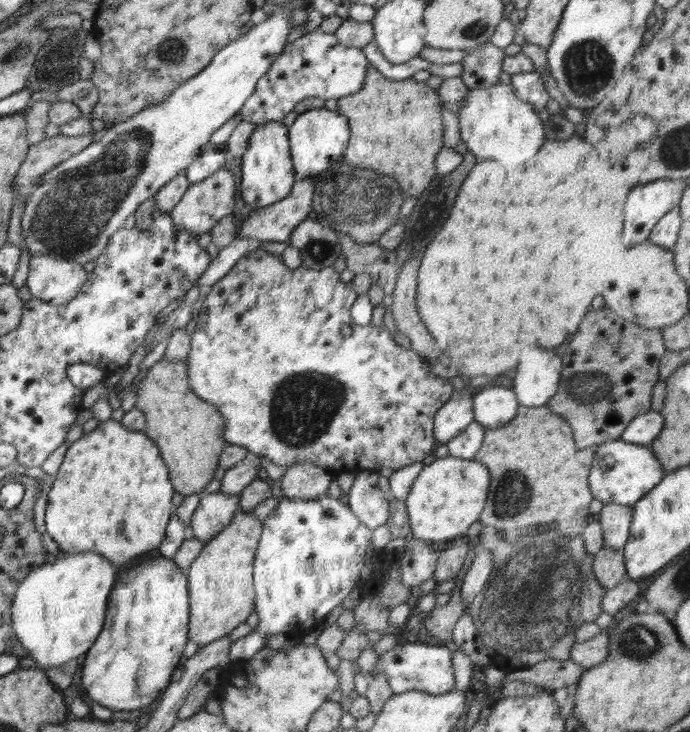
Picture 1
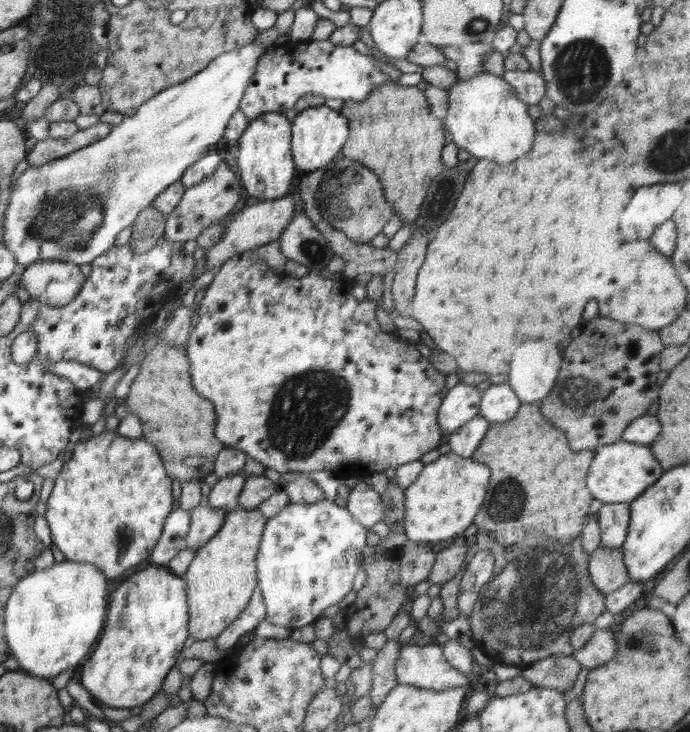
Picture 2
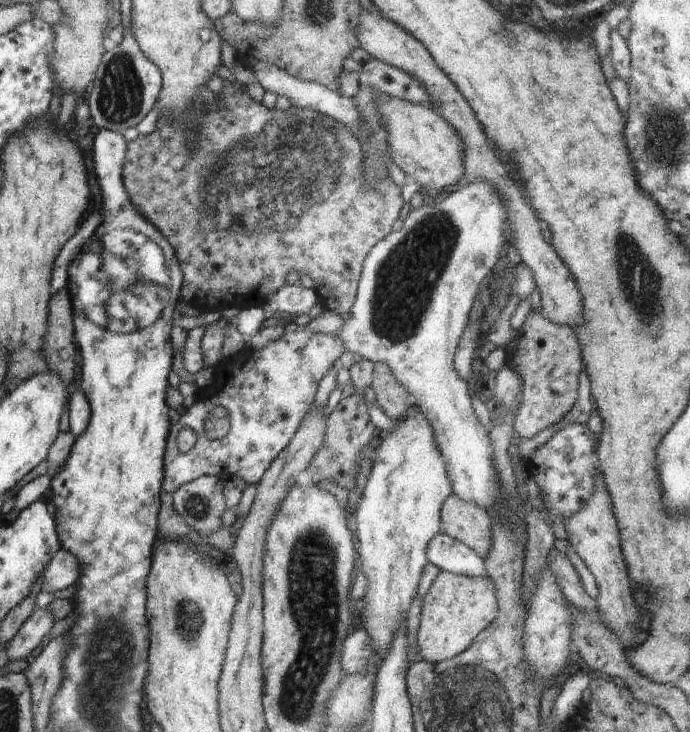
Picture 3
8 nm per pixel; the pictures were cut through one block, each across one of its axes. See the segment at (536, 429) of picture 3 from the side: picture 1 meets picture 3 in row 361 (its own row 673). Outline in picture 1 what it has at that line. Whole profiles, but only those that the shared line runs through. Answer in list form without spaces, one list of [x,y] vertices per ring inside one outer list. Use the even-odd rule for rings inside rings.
[[[548,659],[524,670],[514,671],[508,678],[542,686],[546,691],[554,692],[564,686],[578,683],[580,675],[586,670],[587,668],[581,667],[570,659]]]

